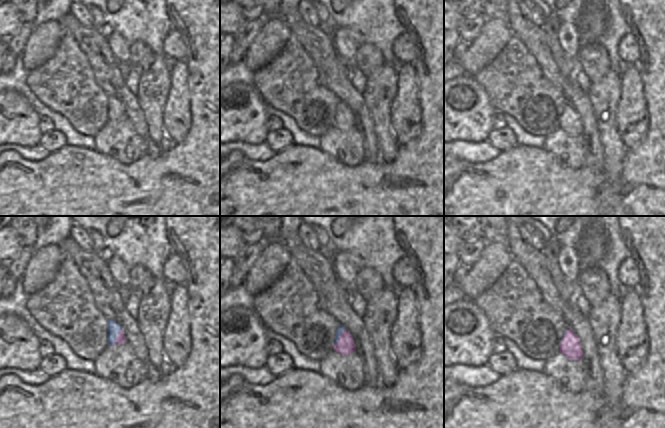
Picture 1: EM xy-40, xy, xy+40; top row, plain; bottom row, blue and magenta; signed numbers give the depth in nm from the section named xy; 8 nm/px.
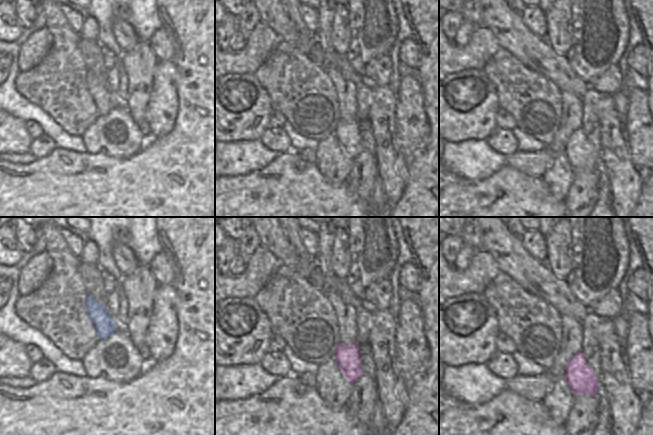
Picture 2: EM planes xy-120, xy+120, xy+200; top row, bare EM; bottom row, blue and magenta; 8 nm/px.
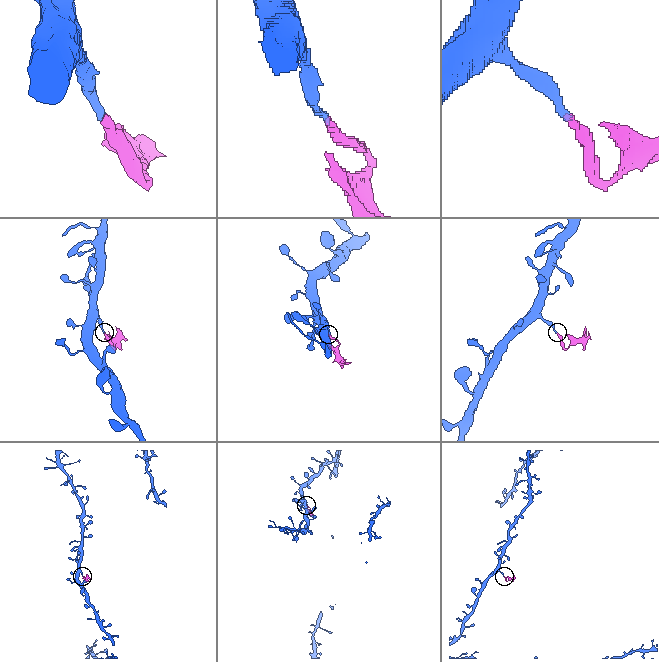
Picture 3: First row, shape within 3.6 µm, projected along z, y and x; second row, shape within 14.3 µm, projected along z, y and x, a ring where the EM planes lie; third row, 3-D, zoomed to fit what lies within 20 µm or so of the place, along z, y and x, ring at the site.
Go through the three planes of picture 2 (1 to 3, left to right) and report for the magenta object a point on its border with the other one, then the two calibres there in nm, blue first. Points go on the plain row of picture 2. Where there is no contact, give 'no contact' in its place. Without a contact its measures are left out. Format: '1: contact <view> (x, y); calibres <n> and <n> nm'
1: no contact
2: no contact
3: no contact

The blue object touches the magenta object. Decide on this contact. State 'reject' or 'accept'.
reject

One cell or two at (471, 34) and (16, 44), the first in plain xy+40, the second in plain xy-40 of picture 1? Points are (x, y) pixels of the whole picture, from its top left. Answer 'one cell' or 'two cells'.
one cell

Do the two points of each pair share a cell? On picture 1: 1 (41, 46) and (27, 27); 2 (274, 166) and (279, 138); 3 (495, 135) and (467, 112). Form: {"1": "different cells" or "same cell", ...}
{"1": "different cells", "2": "different cells", "3": "different cells"}

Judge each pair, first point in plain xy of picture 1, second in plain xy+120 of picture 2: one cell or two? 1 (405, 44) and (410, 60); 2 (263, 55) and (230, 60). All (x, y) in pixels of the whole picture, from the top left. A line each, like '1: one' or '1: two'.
1: one
2: one

